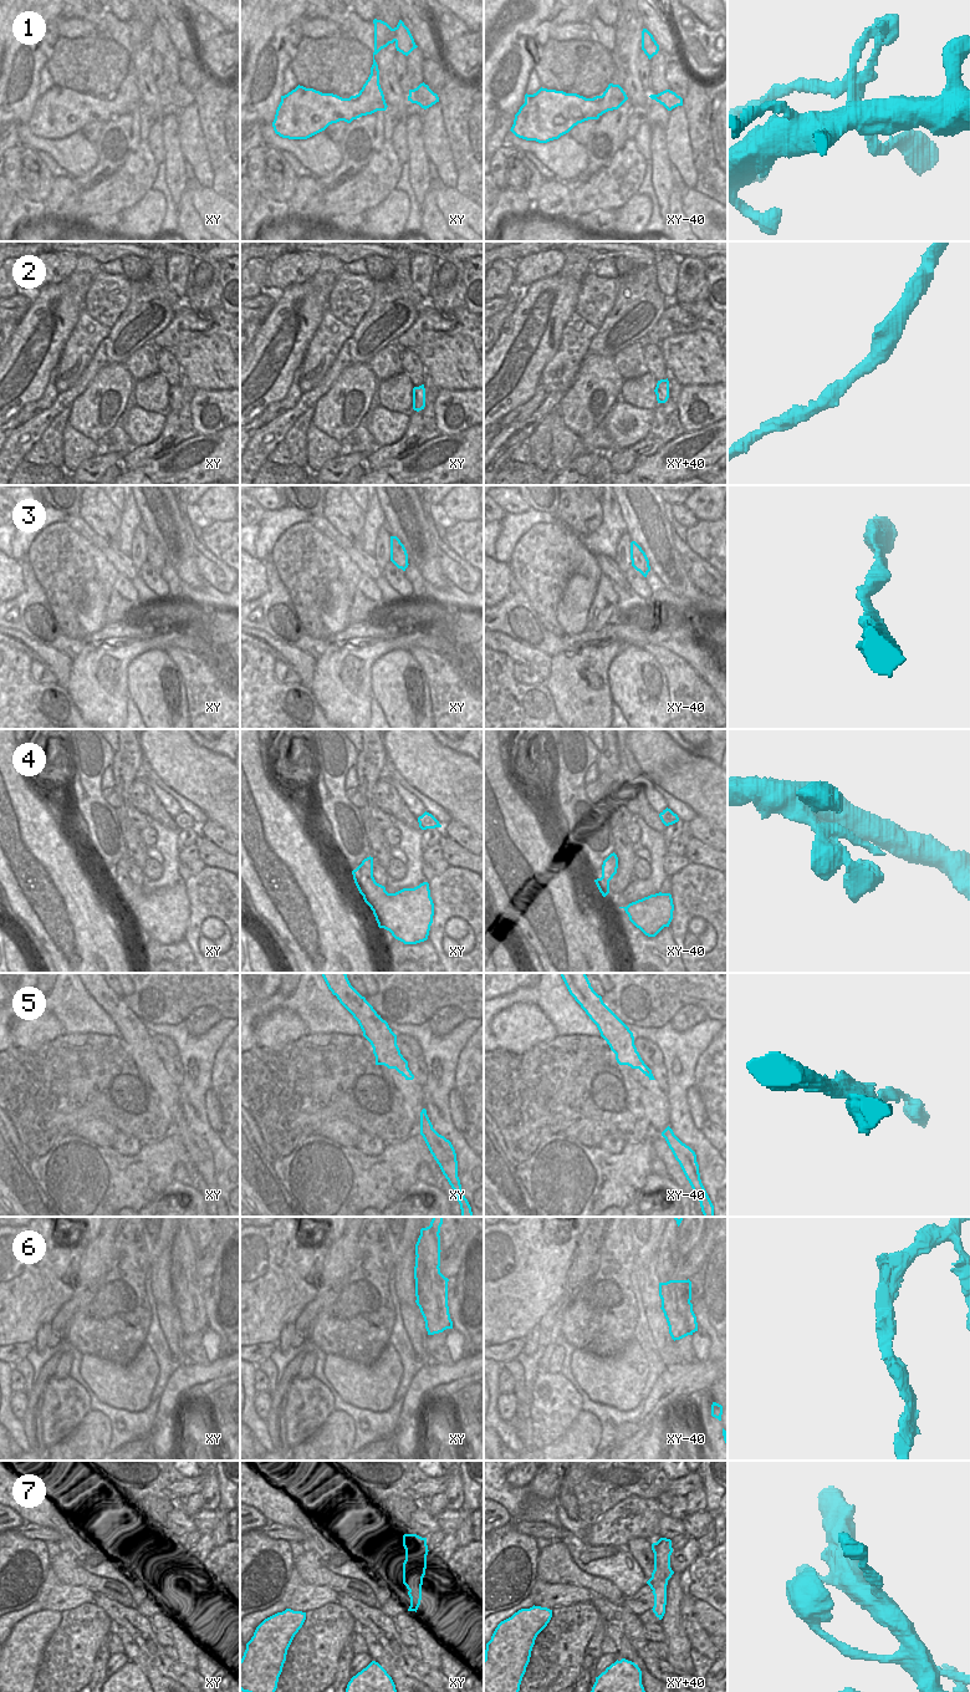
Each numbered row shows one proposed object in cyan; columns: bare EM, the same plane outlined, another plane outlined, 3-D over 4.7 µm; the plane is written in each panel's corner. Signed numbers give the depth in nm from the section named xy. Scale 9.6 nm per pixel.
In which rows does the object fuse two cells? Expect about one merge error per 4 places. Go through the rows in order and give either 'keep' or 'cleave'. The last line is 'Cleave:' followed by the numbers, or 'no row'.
1: cleave
2: keep
3: keep
4: keep
5: cleave
6: cleave
7: cleave
Cleave: 1, 5, 6, 7

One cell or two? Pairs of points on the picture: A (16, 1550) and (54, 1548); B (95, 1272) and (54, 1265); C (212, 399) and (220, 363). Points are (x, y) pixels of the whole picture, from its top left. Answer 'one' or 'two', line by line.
A: two
B: two
C: two

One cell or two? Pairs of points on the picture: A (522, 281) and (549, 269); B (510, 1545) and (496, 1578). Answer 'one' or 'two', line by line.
A: one
B: one

